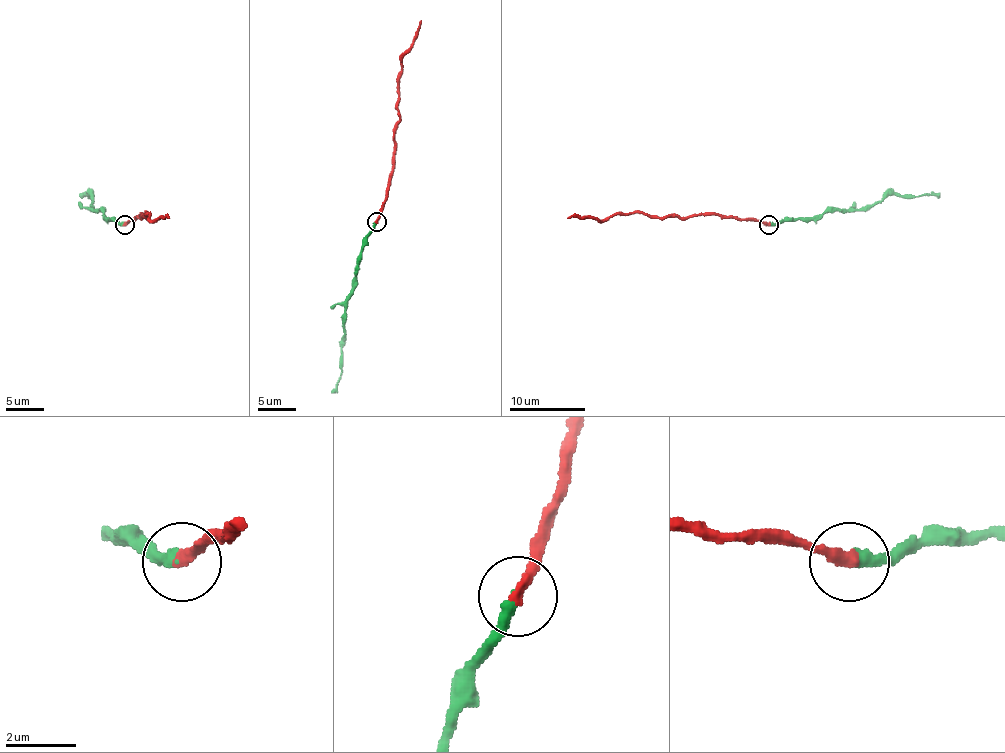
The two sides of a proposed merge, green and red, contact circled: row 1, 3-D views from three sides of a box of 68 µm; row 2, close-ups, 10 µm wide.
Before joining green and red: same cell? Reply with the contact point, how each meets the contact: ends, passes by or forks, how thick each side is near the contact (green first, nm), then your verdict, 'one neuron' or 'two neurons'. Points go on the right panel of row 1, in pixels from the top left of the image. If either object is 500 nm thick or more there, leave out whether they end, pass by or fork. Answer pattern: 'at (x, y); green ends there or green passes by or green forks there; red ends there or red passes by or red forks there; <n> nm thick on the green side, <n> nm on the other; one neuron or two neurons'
at (768, 224); green ends there; red ends there; 360 nm thick on the green side, 340 nm on the other; two neurons

